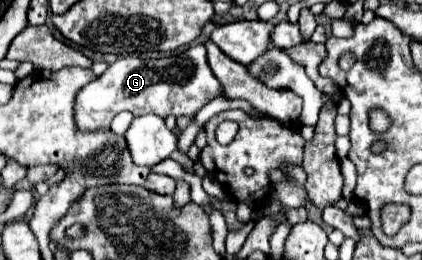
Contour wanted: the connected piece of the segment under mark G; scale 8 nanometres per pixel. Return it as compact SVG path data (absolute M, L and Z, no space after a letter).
M196 44L178 56L166 56L160 60L120 58L94 82L86 84L76 98L76 124L80 130L110 128L112 118L118 112L158 114L166 116L196 116L196 112L210 100L222 96L222 86L214 78L208 60L206 46Z

